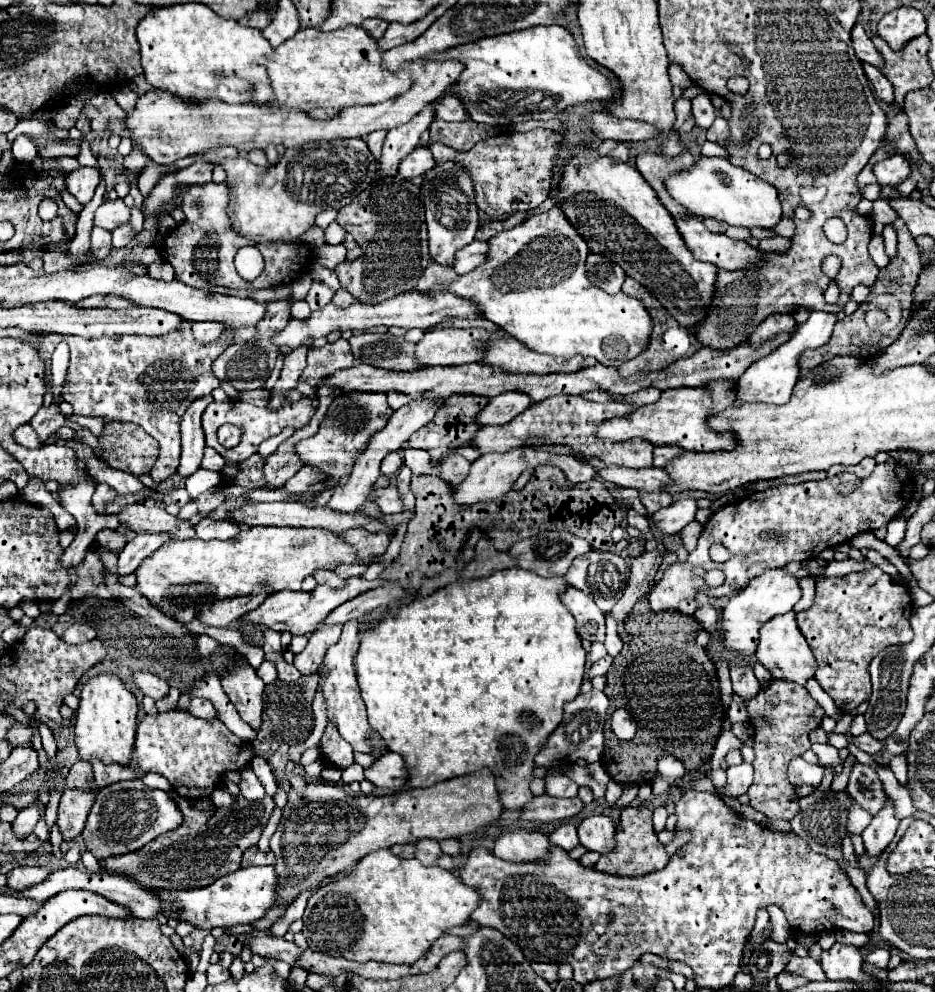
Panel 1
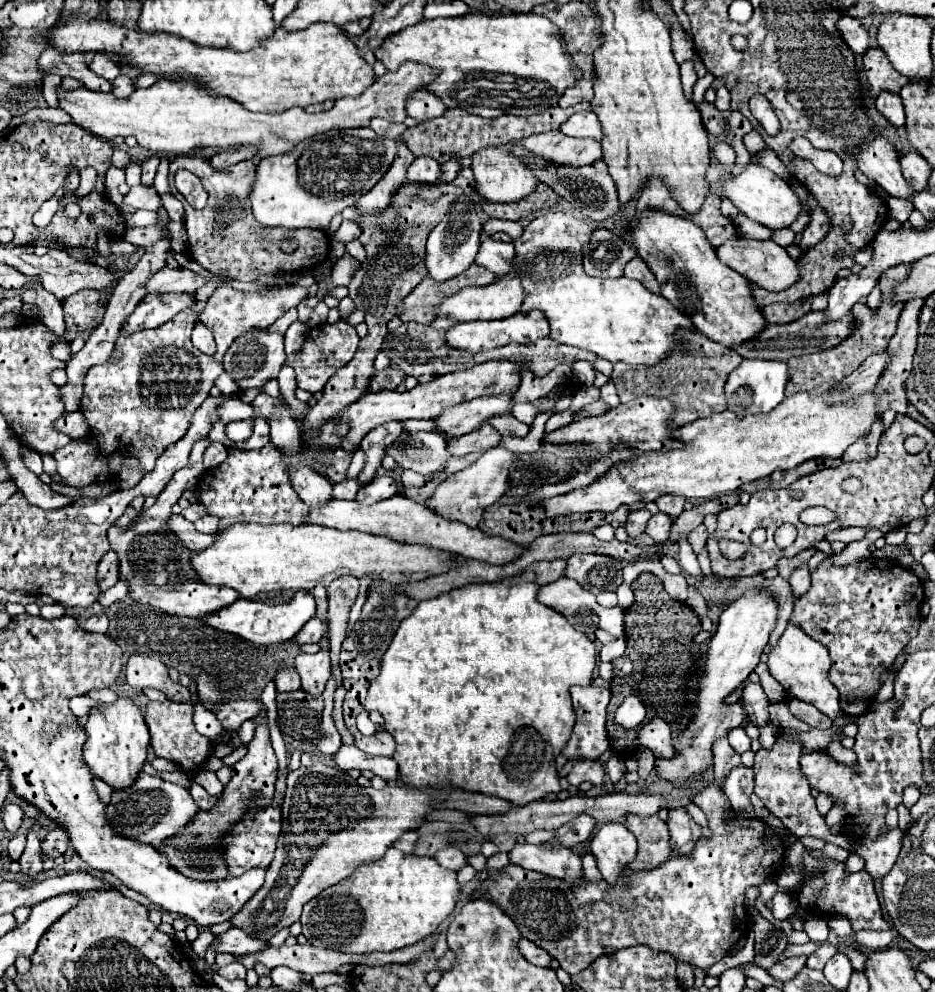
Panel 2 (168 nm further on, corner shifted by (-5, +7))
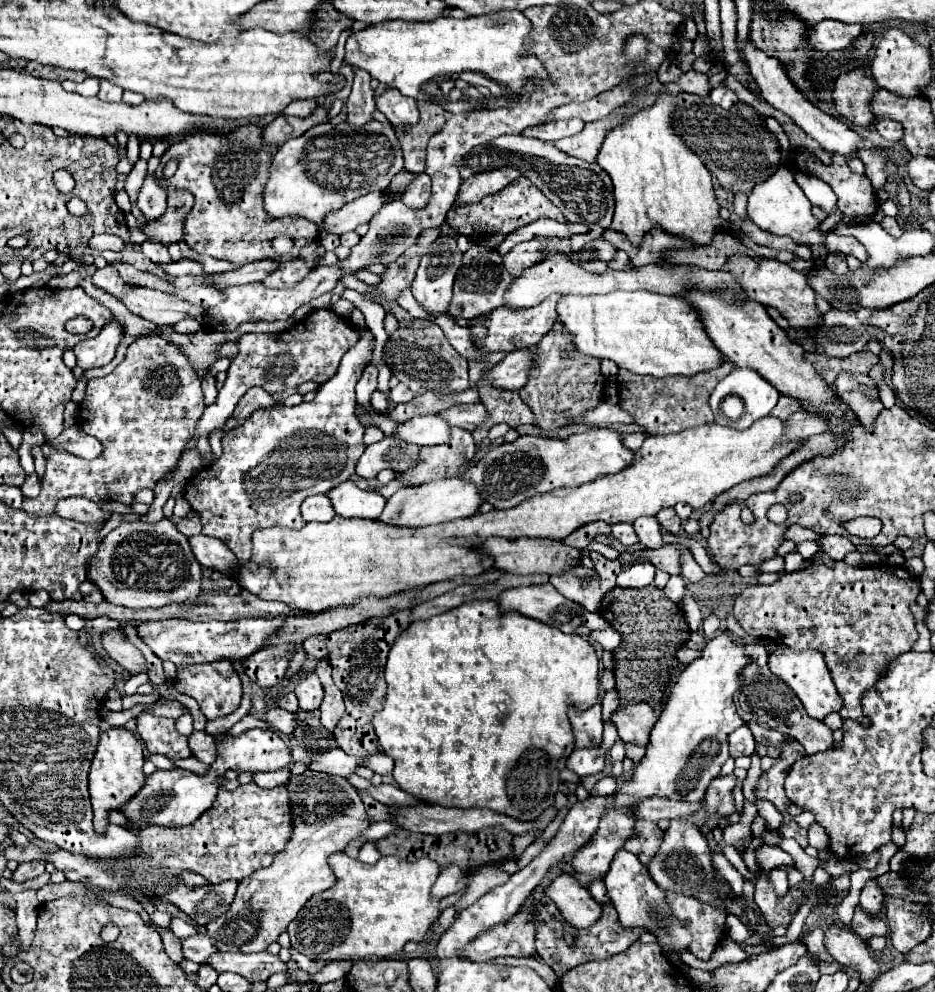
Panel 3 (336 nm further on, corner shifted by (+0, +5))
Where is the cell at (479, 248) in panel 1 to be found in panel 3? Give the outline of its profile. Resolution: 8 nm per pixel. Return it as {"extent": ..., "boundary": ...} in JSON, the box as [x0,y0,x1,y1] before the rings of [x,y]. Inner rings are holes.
{"extent":[504,239,542,277],"boundary":[[[532,239],[532,241],[526,241],[526,243],[518,243],[508,255],[504,255],[504,267],[506,271],[510,271],[512,277],[516,275],[522,275],[524,269],[536,265],[542,261],[542,245],[538,239]]]}

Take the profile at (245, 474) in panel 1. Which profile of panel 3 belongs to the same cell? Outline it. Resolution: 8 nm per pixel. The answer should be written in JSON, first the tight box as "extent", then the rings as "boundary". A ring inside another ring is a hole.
{"extent":[184,329,374,561],"boundary":[[[364,329],[360,341],[344,355],[338,373],[320,387],[312,403],[300,403],[296,407],[282,405],[256,411],[242,427],[228,431],[222,437],[222,457],[214,465],[196,471],[192,479],[188,479],[184,493],[184,499],[190,503],[190,507],[202,517],[204,535],[220,539],[240,561],[248,561],[252,555],[251,541],[254,531],[274,525],[302,529],[306,525],[300,515],[302,499],[306,499],[308,495],[328,493],[332,487],[336,487],[336,483],[344,483],[354,475],[354,463],[366,449],[362,441],[366,429],[354,413],[354,387],[364,373],[364,367],[370,365],[372,351],[374,335]]]}

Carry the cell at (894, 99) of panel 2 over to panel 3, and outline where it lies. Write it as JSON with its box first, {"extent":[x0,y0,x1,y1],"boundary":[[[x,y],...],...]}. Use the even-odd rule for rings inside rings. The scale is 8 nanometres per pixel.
{"extent":[876,119,902,141],"boundary":[[[880,119],[880,121],[876,121],[876,129],[878,129],[878,133],[886,139],[886,141],[900,141],[902,139],[902,127],[900,127],[900,123],[896,123],[896,121],[888,121],[888,119]]]}

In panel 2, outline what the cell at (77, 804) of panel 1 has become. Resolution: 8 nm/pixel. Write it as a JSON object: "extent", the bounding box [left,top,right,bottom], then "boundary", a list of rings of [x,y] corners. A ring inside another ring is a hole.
{"extent":[43,825,71,859],"boundary":[[[57,825],[53,831],[47,833],[47,837],[43,839],[43,859],[45,857],[57,857],[63,855],[67,851],[67,847],[71,845],[69,841],[69,833],[67,829],[63,829],[61,825]]]}

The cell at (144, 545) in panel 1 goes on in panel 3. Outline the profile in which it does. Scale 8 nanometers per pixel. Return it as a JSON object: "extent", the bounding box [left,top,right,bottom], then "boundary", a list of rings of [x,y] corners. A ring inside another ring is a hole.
{"extent":[90,617,120,633],"boundary":[[[108,617],[92,619],[90,625],[92,625],[92,629],[98,631],[98,633],[104,633],[104,631],[108,631],[108,629],[118,629],[118,627],[120,627],[120,623],[116,623],[114,619],[108,619]]]}

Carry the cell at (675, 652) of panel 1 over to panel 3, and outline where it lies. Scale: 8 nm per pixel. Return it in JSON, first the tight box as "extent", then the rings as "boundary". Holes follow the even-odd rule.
{"extent":[598,585,690,711],"boundary":[[[646,585],[640,589],[614,587],[604,595],[598,613],[622,635],[622,643],[614,649],[614,675],[616,691],[622,701],[620,707],[646,701],[652,709],[660,711],[672,681],[684,671],[684,665],[674,657],[674,651],[690,635],[682,609],[670,601],[662,589]]]}

